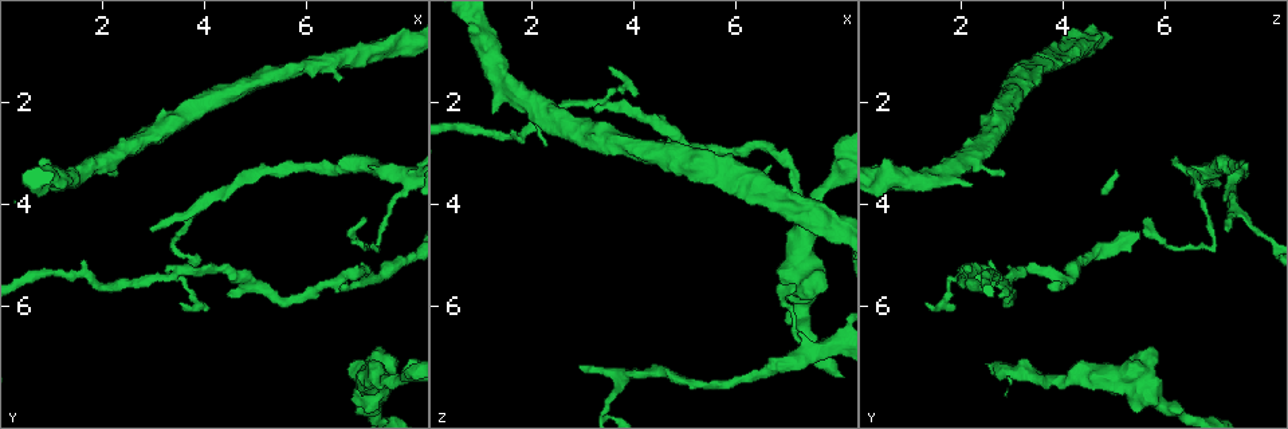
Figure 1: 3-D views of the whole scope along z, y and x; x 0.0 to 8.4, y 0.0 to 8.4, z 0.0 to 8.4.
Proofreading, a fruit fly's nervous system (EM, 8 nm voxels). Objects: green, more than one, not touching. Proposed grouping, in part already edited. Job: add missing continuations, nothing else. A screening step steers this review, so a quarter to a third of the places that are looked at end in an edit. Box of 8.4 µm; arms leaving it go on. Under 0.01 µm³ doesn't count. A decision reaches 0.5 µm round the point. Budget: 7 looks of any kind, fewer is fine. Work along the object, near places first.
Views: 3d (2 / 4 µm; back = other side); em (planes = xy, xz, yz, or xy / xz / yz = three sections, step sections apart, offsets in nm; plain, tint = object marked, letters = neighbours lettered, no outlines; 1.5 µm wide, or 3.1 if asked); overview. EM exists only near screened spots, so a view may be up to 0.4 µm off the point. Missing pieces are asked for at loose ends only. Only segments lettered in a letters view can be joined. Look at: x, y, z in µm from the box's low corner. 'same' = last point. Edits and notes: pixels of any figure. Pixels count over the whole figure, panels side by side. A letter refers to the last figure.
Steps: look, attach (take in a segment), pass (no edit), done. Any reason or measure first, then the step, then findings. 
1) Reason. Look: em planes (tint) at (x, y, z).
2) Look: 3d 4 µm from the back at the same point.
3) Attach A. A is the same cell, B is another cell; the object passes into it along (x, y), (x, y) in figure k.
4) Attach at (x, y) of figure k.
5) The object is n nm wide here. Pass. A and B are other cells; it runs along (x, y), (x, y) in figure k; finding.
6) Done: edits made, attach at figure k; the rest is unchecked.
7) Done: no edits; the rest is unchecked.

Free end. Look: em planes (tint) at (7.50, 7.00, 5.85).

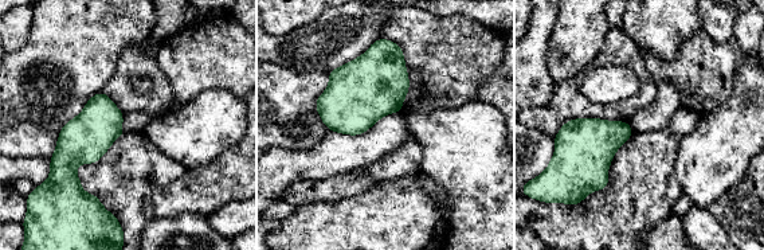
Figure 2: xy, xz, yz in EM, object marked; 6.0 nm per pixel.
See the neighbours. Look: em planes (letters) at the same point.

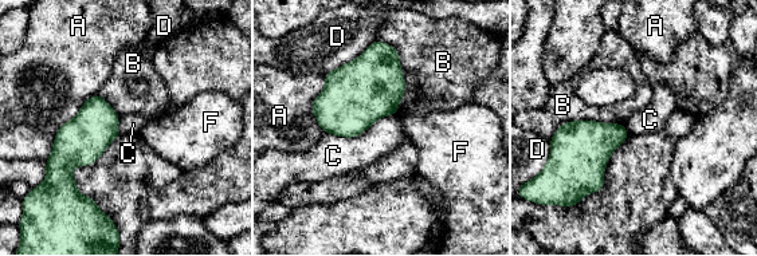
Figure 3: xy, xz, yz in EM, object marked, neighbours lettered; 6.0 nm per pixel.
The object is 280 nm wide here. Pass. A, B, C, D and F are other cells; none of them fits.

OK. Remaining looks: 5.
Branch stops here. Look: 3d 4 µm at (7.15, 4.30, 5.60).

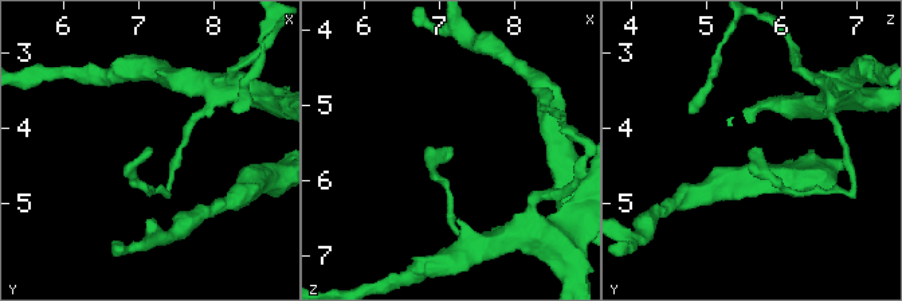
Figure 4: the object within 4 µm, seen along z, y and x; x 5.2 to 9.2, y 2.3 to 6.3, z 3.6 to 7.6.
Look: em xy step 4 (letters) at (7.20, 4.30, 5.60).

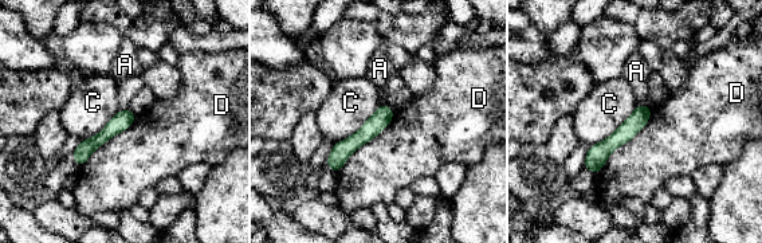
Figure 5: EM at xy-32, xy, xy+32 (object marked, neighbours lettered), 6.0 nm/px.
Look: em planes (letters) at the same point.

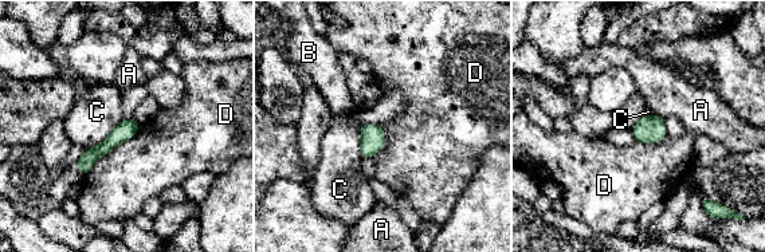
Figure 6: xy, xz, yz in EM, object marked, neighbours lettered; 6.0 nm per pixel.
Pass. A, B, C and D are other cells; it runs along (136, 126), (117, 136), (82, 169) in figure 6; none of them fits.

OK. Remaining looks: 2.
Branch stops here. Look: em xy step 4 (letters) at (1.25, 3.65, 2.20).

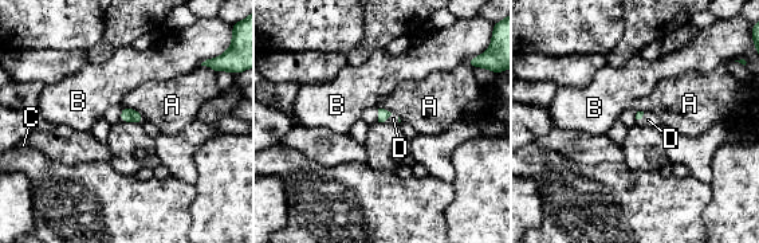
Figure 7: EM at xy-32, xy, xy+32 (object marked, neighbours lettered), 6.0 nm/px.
Look: em planes (letters) at the same point.

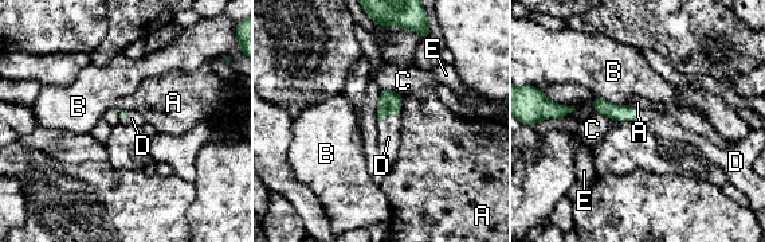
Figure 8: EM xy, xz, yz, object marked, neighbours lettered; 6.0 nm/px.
Attach D. D is the same cell, A, B, C and E are other cells; the object passes into it along (389, 102), (387, 113), (388, 137) in figure 8; it goes on there.

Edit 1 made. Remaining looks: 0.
Done: edits made, attach at figure 8; the rest is unchecked.

